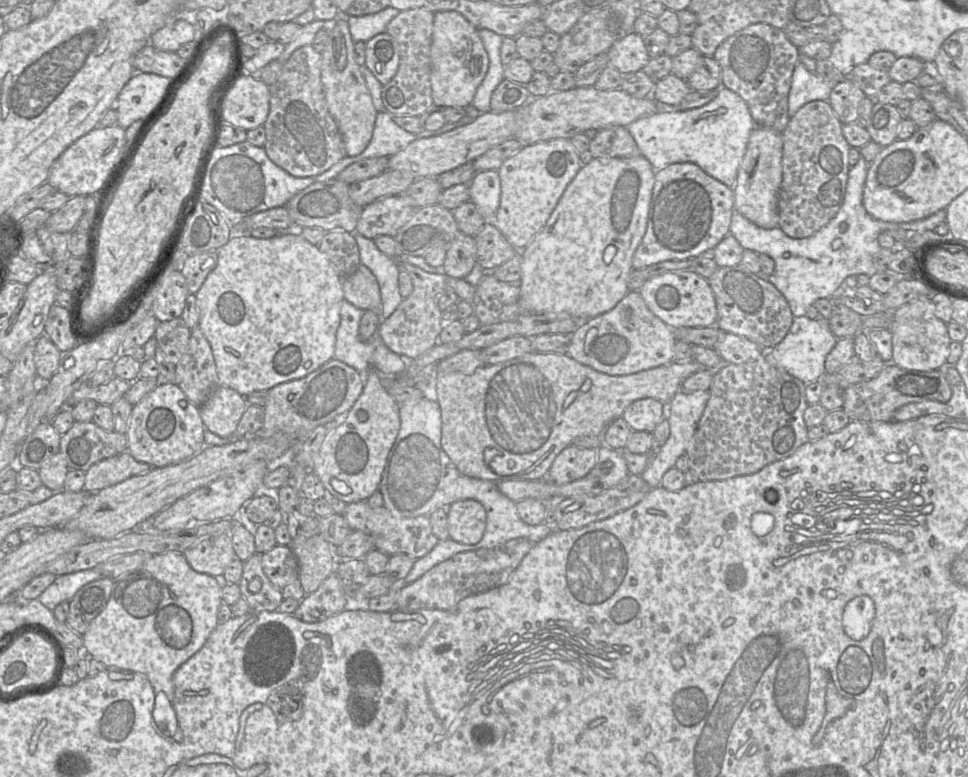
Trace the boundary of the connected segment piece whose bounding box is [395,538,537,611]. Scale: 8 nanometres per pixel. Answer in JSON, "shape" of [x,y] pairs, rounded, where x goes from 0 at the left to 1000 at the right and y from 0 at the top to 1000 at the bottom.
{"shape":[[[533,692],[509,705],[470,713],[445,731],[432,746],[415,755],[411,762],[408,782],[411,786],[467,786],[481,768],[504,761],[523,749],[553,700],[555,699],[543,692]]]}

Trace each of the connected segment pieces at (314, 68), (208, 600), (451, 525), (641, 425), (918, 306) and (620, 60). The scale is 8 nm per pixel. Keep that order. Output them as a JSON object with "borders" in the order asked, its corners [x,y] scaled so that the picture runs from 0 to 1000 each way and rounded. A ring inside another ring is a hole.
{"borders":[[[[321,58],[310,60],[293,81],[286,103],[278,111],[278,147],[272,161],[275,171],[273,192],[280,207],[305,228],[333,224],[358,201],[353,174],[337,134],[332,82],[332,68]]],[[[175,709],[153,716],[142,734],[118,745],[117,761],[110,781],[85,817],[86,843],[105,852],[110,858],[122,858],[127,864],[151,869],[160,893],[169,893],[178,902],[180,866],[210,833],[225,806],[225,786],[229,776],[228,745],[199,734],[189,712]]],[[[475,644],[461,654],[464,692],[477,700],[492,700],[499,691],[503,659],[492,644]]],[[[664,512],[652,519],[642,535],[654,555],[675,556],[685,539],[685,520],[676,512]]],[[[949,382],[920,402],[921,467],[930,474],[947,477],[974,475],[979,468],[981,443],[978,417],[966,405],[960,382]]],[[[654,39],[644,42],[627,68],[628,84],[642,95],[663,90],[671,77],[664,48]]]]}

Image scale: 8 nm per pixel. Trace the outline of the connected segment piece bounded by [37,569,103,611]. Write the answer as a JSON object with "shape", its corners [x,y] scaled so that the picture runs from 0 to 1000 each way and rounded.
{"shape":[[[89,732],[61,740],[38,771],[42,777],[55,786],[63,775],[71,775],[83,757],[105,743],[105,739],[99,732]]]}

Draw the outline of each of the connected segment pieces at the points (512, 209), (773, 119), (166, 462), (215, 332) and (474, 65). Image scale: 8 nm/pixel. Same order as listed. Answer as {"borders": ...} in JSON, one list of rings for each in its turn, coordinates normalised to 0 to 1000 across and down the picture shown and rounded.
{"borders":[[[[583,178],[539,189],[520,208],[513,220],[518,234],[517,265],[508,284],[534,323],[540,322],[561,295],[600,214],[599,198]]],[[[791,30],[777,31],[748,51],[741,60],[737,73],[746,90],[746,111],[768,126],[781,162],[796,165],[808,171],[816,154],[814,125],[818,97],[825,80],[825,62],[815,53],[809,39]]],[[[164,493],[137,523],[130,557],[131,582],[140,593],[160,602],[184,597],[211,577],[210,551],[206,524],[201,523],[182,494]]],[[[296,295],[277,308],[262,306],[257,301],[242,301],[224,323],[224,328],[223,344],[215,353],[201,382],[206,400],[205,421],[218,445],[227,497],[239,499],[255,511],[261,505],[278,503],[289,493],[313,486],[345,461],[347,429],[351,418],[352,391],[355,386],[354,358],[330,318],[311,302],[311,295]]],[[[450,15],[445,57],[444,98],[448,135],[478,139],[487,135],[504,88],[504,69],[494,44],[494,37],[474,15]]]]}

